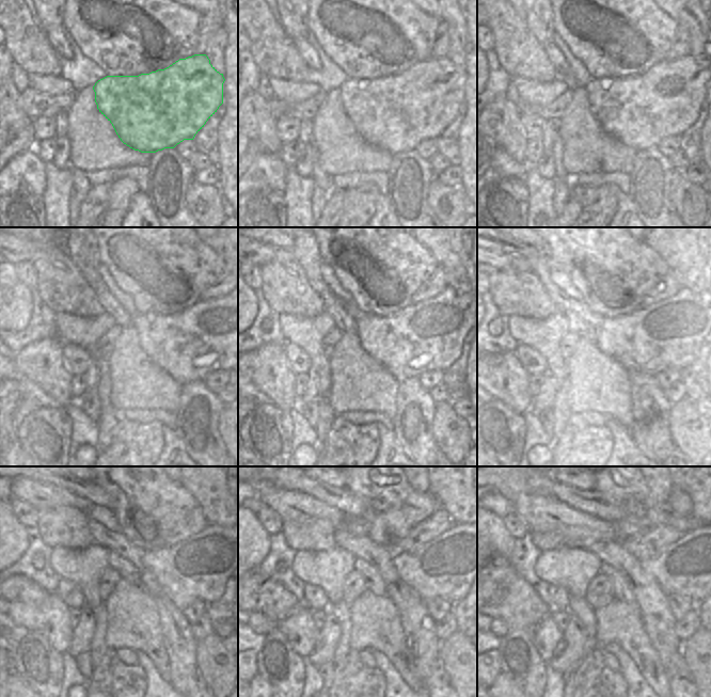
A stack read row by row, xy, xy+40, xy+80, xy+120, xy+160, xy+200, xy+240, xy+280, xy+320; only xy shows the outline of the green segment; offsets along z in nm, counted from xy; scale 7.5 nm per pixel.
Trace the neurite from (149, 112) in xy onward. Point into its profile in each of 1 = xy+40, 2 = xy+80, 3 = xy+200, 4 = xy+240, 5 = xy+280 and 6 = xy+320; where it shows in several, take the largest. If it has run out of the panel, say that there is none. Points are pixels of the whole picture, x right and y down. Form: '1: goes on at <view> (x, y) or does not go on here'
1: goes on at xy+40 (395, 113)
2: goes on at xy+80 (638, 111)
3: goes on at xy+200 (677, 328)
4: goes on at xy+240 (199, 567)
5: goes on at xy+280 (445, 567)
6: goes on at xy+320 (691, 566)

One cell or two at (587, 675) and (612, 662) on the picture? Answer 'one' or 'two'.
two

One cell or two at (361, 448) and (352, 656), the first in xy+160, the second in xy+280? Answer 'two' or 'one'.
one

